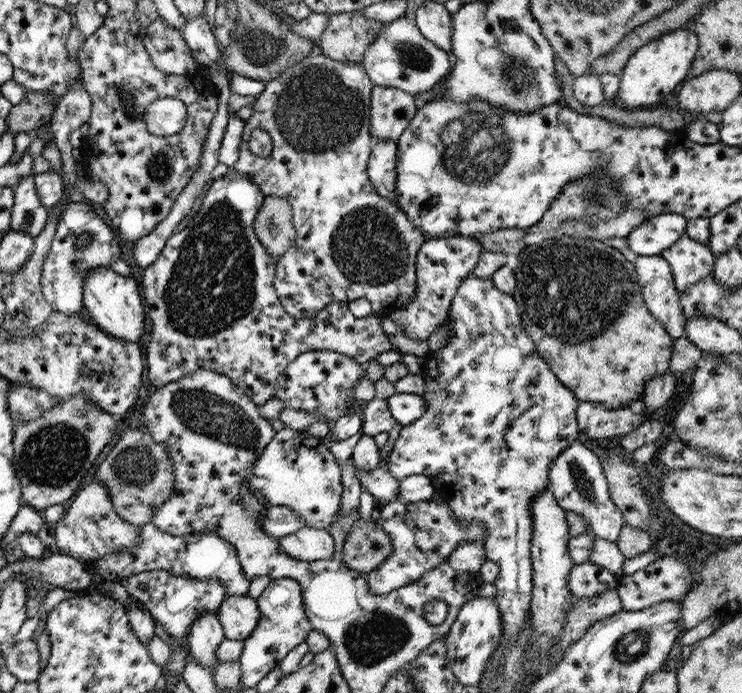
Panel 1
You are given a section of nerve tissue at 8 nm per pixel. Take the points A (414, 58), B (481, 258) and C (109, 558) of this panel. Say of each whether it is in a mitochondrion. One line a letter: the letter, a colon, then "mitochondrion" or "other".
A: mitochondrion
B: other
C: other

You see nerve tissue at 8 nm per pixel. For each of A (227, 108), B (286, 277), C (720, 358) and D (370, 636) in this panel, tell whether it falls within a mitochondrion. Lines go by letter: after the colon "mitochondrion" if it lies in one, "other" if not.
A: other
B: other
C: other
D: mitochondrion

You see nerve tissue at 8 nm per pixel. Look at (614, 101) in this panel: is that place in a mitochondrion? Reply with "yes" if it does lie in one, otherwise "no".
no

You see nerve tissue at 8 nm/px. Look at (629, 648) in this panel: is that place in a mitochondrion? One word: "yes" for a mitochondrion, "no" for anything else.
yes

